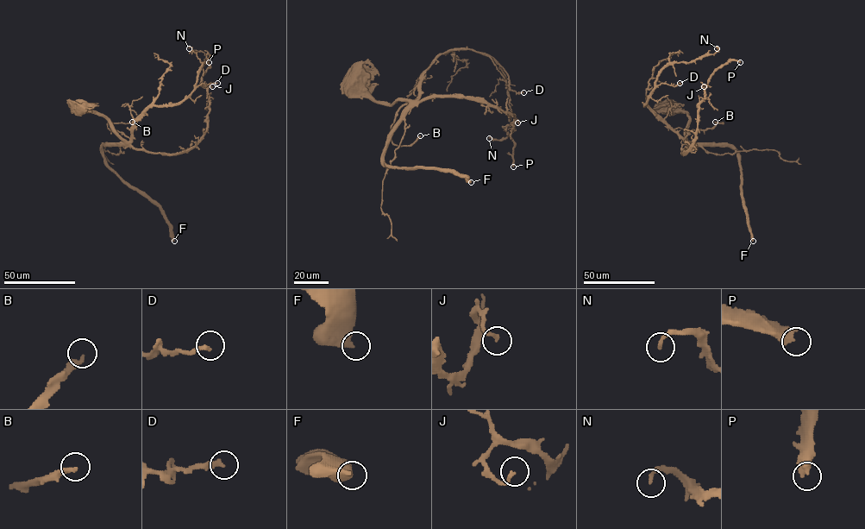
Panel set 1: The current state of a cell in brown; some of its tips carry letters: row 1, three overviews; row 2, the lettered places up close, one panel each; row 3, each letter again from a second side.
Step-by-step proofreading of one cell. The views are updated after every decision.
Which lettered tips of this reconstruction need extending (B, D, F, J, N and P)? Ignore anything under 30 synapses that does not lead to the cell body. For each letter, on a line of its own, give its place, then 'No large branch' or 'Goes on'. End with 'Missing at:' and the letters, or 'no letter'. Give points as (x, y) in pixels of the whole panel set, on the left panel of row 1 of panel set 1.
B: Place: (132, 122). No large branch
D: Place: (217, 83). No large branch
F: Place: (174, 241). No large branch
J: Place: (212, 86). No large branch
N: Place: (189, 48). No large branch
P: Place: (209, 62). Goes on
Missing at: P

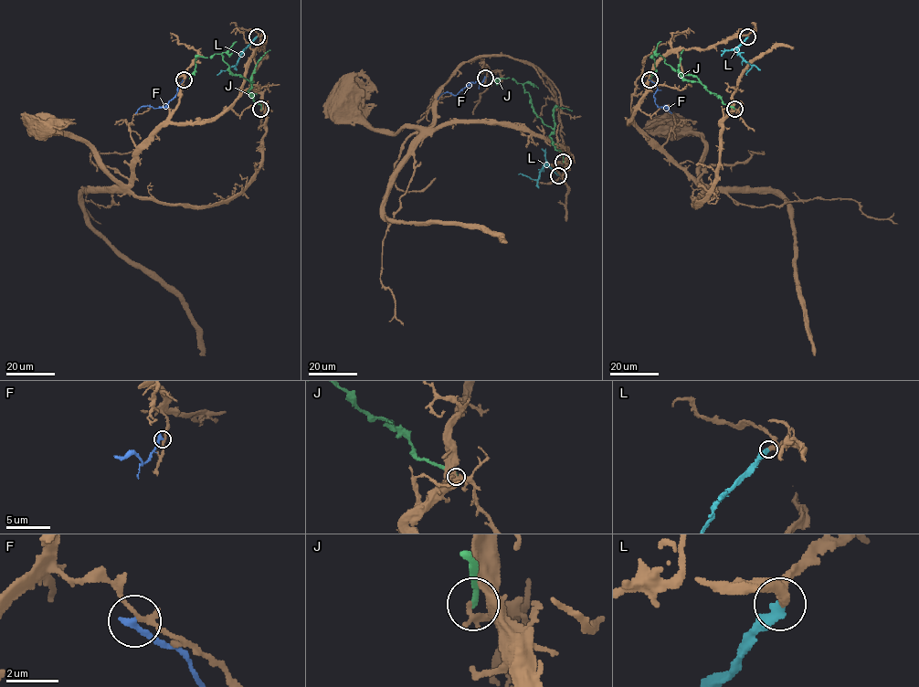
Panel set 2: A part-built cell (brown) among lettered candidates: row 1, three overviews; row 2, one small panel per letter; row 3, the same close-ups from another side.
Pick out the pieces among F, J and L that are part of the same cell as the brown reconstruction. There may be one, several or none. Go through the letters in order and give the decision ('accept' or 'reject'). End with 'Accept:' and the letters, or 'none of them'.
F: reject
J: reject
L: accept
Accept: L

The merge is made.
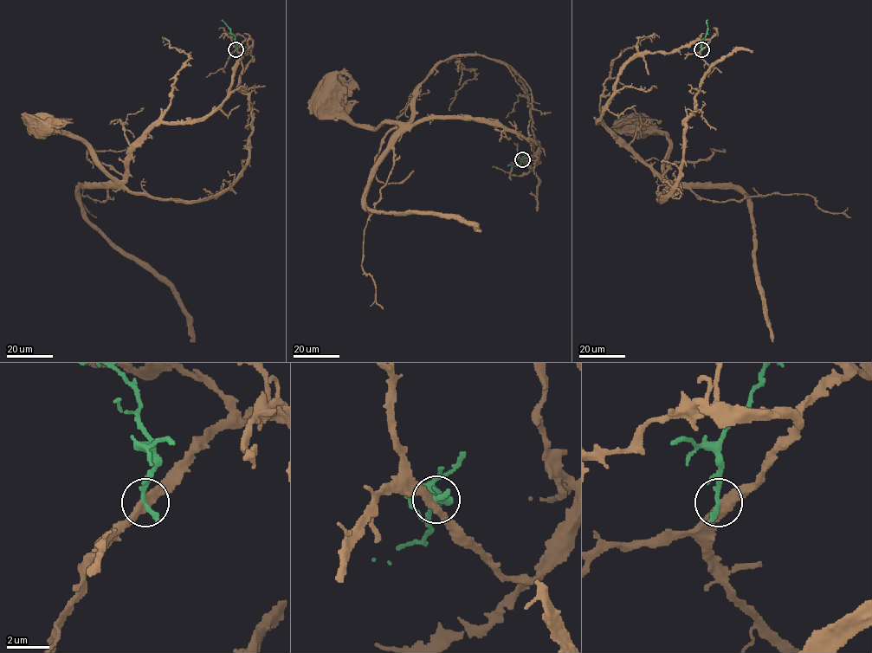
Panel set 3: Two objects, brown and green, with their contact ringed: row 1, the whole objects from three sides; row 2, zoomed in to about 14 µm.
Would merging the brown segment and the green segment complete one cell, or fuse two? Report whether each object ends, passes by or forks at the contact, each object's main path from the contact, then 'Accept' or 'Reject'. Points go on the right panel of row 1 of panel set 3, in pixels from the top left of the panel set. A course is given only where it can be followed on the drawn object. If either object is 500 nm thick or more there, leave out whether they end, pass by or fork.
At the ring brown passes by. At the ring green ends. Course of brown: (701, 49), (709, 41), (637, 54), (597, 119), (664, 180), (670, 141), (641, 126). Course of green: (701, 49), (707, 20). Reject

